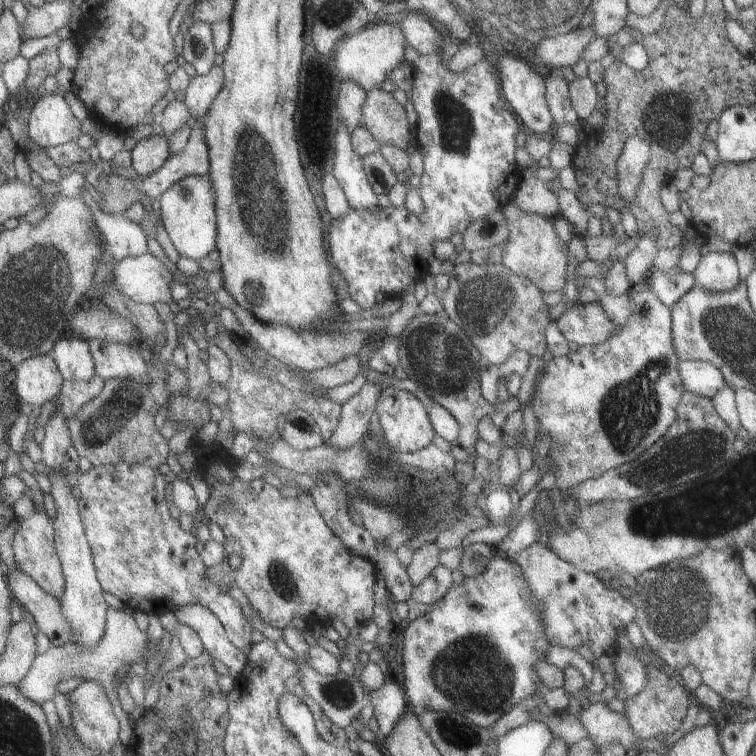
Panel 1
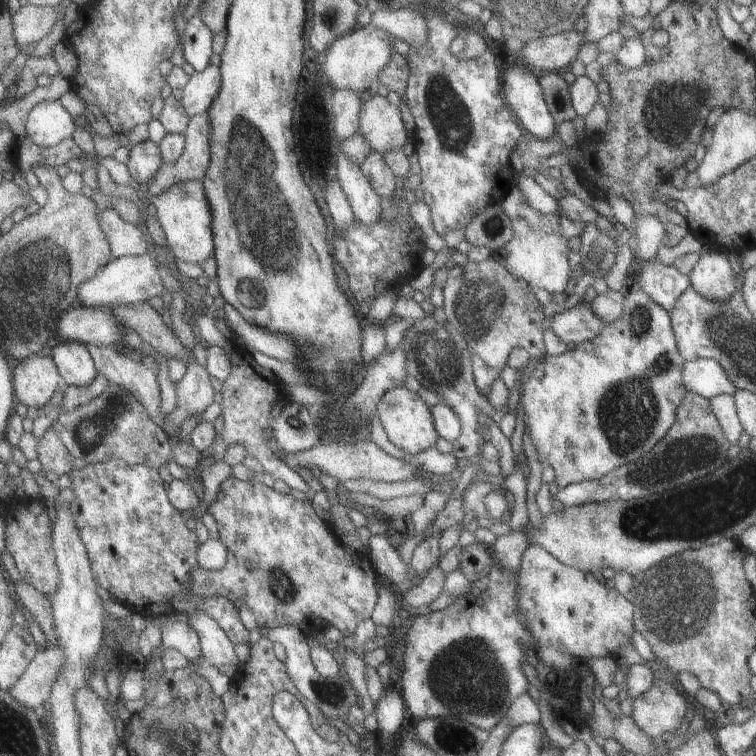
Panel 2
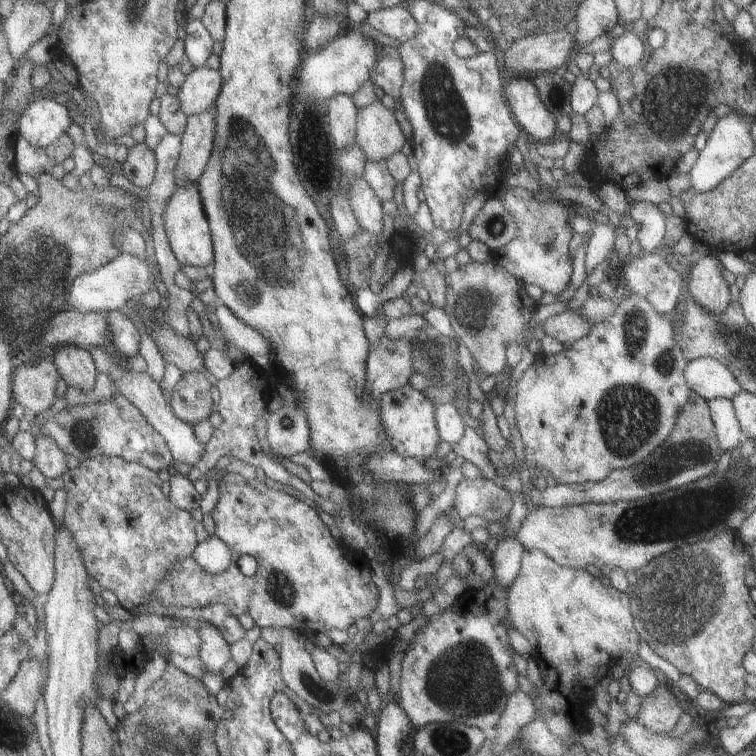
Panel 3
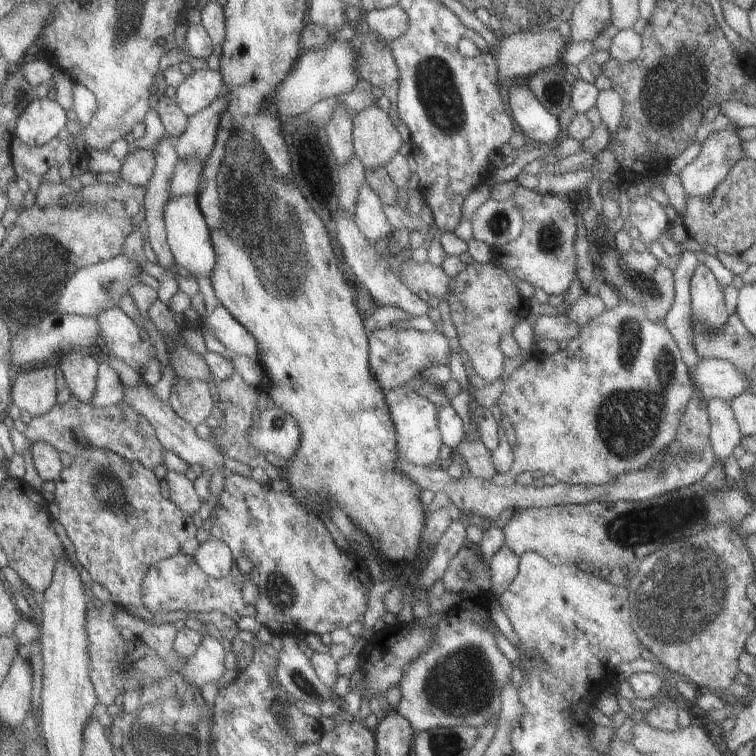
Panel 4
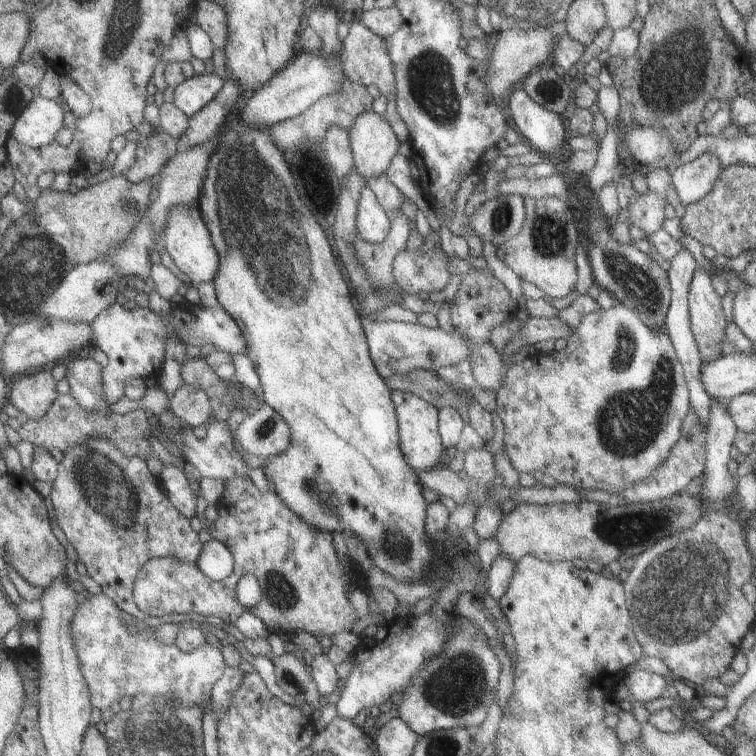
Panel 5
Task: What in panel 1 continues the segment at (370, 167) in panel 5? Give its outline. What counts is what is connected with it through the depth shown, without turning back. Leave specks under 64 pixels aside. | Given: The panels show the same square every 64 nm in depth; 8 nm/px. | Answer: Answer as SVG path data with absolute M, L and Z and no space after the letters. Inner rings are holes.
M380 87L367 92L361 124L380 146L390 144L405 149L412 137L405 108Z

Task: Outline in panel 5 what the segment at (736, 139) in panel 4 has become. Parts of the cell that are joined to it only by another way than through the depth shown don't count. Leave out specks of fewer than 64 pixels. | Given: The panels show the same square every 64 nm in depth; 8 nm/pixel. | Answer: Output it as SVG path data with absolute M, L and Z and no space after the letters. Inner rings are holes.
M708 152L678 166L671 174L671 185L678 200L686 206L706 196L714 188L722 169L720 160Z

